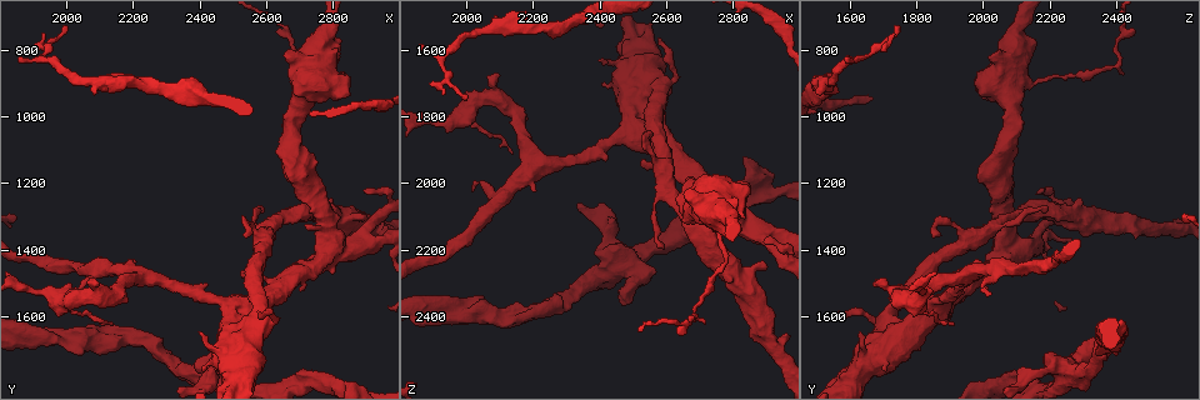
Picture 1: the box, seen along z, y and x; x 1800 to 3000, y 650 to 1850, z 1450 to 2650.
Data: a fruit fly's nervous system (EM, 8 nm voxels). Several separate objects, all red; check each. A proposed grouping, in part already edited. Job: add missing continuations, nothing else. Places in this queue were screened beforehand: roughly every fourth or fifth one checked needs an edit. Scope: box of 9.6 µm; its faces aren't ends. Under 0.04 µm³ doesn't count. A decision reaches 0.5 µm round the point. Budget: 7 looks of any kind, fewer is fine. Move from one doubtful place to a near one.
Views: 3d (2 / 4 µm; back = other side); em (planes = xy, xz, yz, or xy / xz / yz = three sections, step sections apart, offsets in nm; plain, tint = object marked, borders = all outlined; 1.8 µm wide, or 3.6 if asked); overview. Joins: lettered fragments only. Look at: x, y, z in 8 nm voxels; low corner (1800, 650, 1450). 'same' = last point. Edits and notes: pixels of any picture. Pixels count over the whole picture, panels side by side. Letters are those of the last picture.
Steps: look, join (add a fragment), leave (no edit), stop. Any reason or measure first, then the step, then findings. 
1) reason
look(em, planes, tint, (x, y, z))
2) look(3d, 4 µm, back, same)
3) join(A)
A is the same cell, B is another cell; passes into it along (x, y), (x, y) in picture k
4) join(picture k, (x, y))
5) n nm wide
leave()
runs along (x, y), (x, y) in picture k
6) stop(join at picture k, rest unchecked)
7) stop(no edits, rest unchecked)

an open end
look(em, planes, borders, (2420, 1770, 1710))

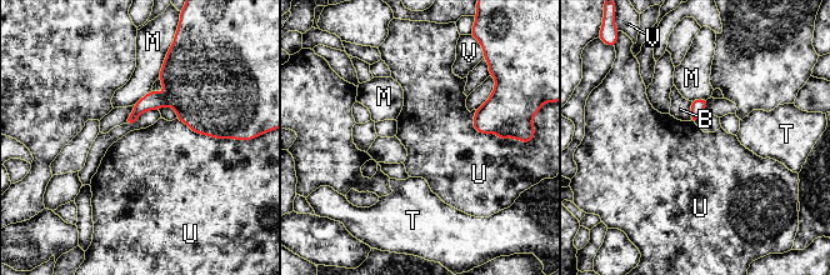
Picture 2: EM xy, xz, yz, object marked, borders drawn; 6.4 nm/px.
leave()
B, M, T, U and V are other cells; border along (474, 110), (478, 131), (506, 138) in picture 2; no lettered fragment goes on from it

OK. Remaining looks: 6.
looks like a crossing
look(3d, 4 µm, (2490, 1790, 2240))

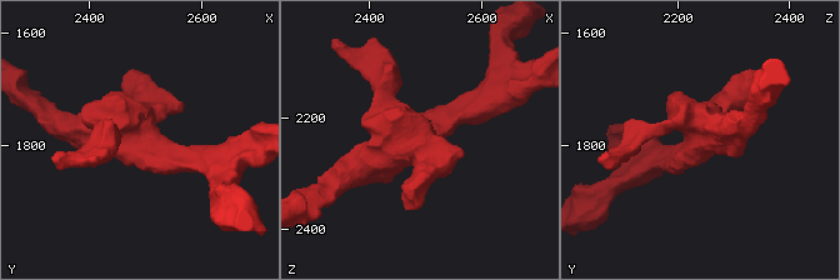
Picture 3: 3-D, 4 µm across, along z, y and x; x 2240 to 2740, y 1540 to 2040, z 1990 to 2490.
need the tissue
look(em, planes, borders, (2495, 1790, 2235))

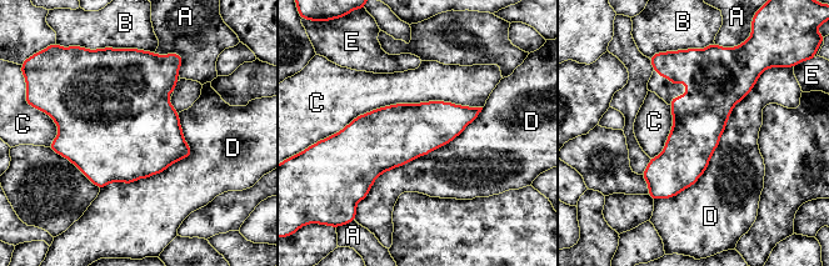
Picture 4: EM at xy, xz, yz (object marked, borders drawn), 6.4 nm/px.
leave()
A, B, C, D and E are other cells; border along (762, 73), (705, 171), (654, 200) in picture 4; no lettered fragment goes on from it

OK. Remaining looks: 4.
tapers out
look(em, planes, borders, (2550, 1350, 1870))

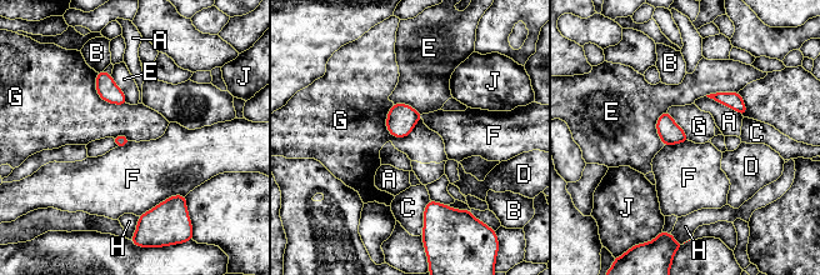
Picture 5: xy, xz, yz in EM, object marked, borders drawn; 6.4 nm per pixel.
F touches over 320 nm
leave()
A, B, C, D, E, F, G, H and J are other cells; border along (420, 118), (405, 136), (385, 126) in picture 5; none of them fits

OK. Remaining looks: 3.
stop(no edits, rest unchecked)

